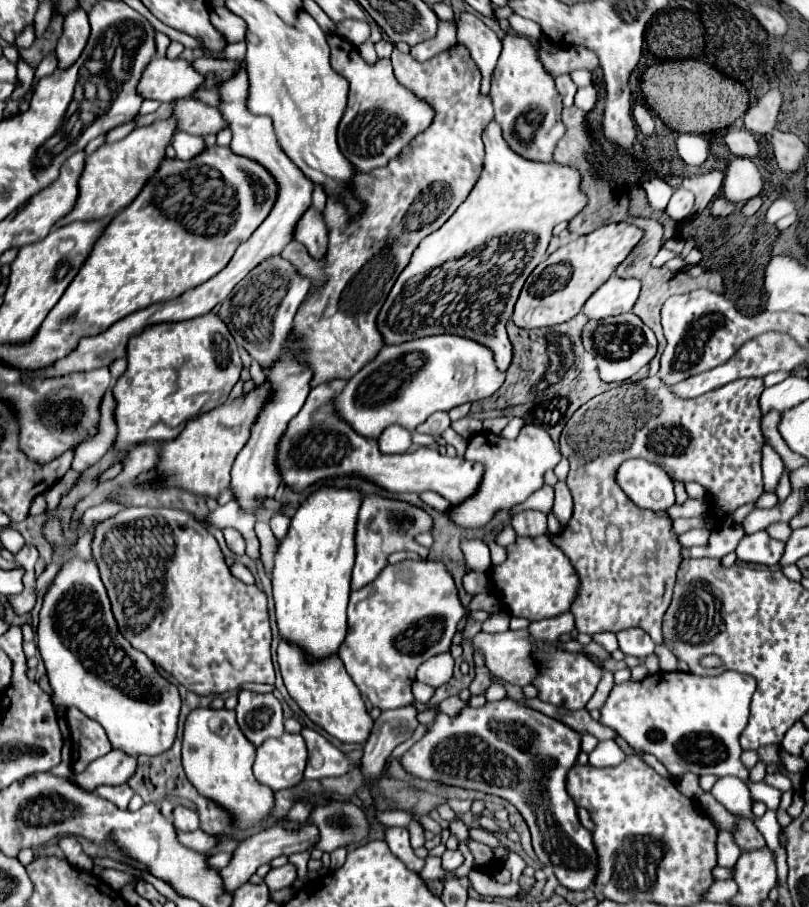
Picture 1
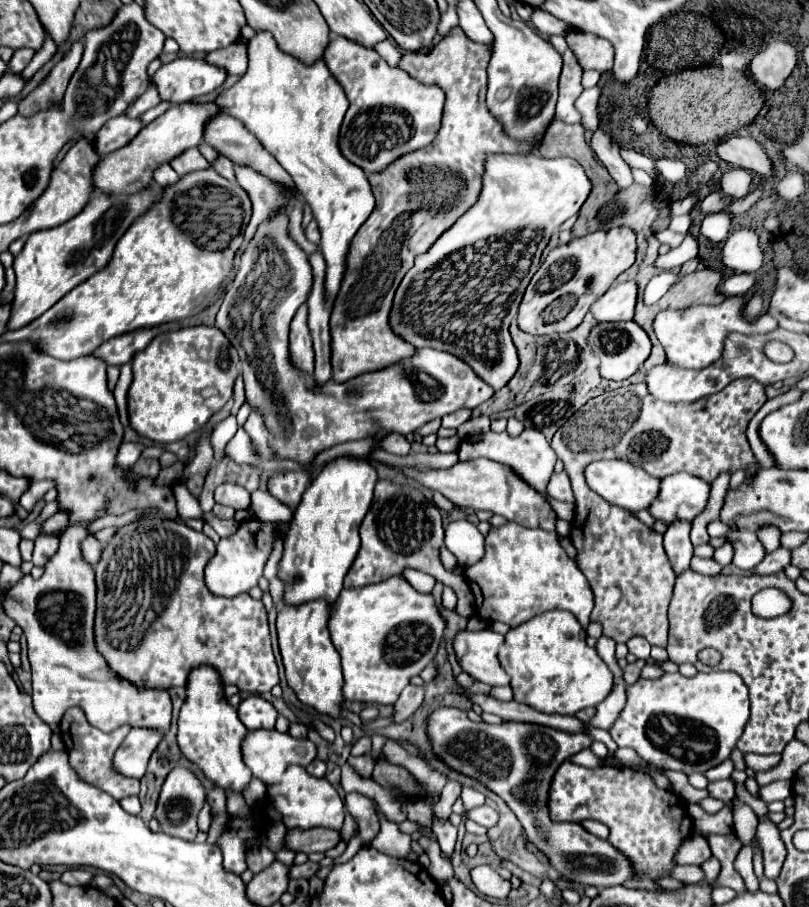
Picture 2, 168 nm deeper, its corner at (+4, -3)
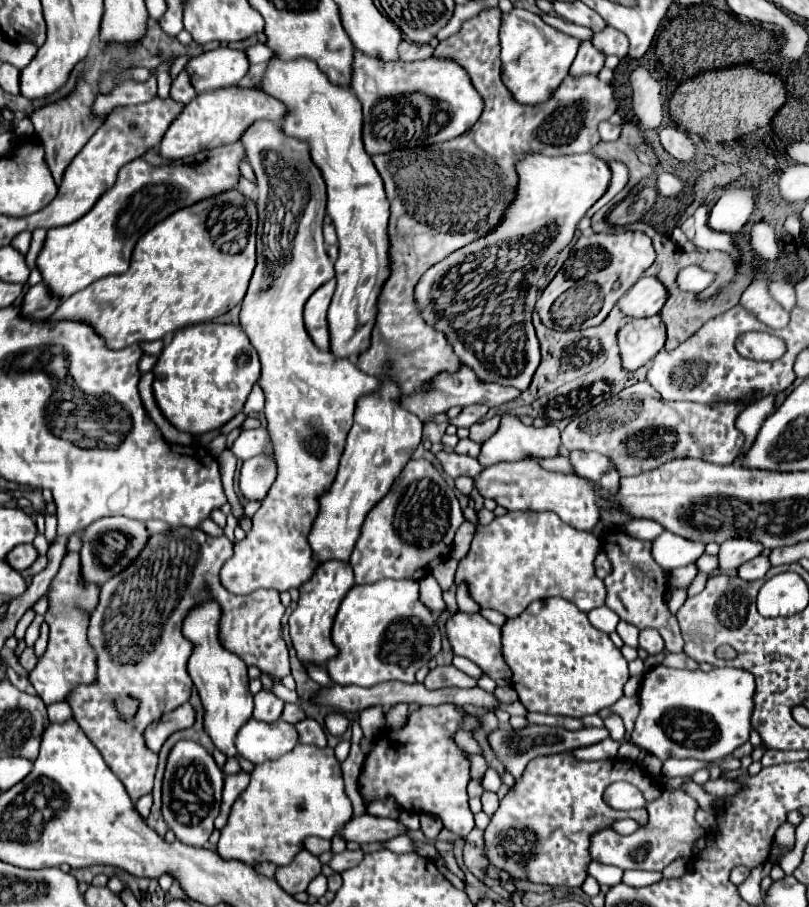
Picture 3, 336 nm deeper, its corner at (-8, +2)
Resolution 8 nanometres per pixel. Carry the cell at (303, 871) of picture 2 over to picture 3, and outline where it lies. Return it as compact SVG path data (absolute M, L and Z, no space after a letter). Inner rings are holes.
M345 849L343 853L331 857L329 867L331 867L333 871L337 871L337 873L343 873L343 871L355 867L361 859L363 859L363 851L361 851L361 849L359 849L359 851L347 851L347 849Z

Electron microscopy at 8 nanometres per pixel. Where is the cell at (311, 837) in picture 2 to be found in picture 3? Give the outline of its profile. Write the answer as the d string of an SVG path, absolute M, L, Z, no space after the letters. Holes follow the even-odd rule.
M365 813L365 815L353 817L349 823L345 823L337 831L337 835L343 837L345 841L357 841L361 845L361 843L371 843L371 841L381 843L381 841L387 841L405 831L407 829L393 819L379 819L379 817Z

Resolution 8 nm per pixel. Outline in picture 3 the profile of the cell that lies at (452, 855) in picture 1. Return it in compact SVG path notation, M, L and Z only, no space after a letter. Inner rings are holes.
M437 705L417 707L403 729L377 735L359 775L361 797L365 801L395 797L405 811L435 815L443 821L445 829L459 837L467 837L475 823L467 805L469 761L453 741L453 733L459 727L471 731L477 727L477 721L463 717L457 705Z

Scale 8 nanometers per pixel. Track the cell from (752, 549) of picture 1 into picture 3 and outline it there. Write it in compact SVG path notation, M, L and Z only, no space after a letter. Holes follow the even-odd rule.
M733 537L733 539L727 539L719 549L719 567L737 569L761 553L763 553L763 545L757 545L751 539Z

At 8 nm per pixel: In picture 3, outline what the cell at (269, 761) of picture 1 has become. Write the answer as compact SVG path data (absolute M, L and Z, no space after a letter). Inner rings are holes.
M249 719L235 739L239 755L253 763L279 759L287 751L293 751L297 743L299 735L291 723L261 723L255 719Z

